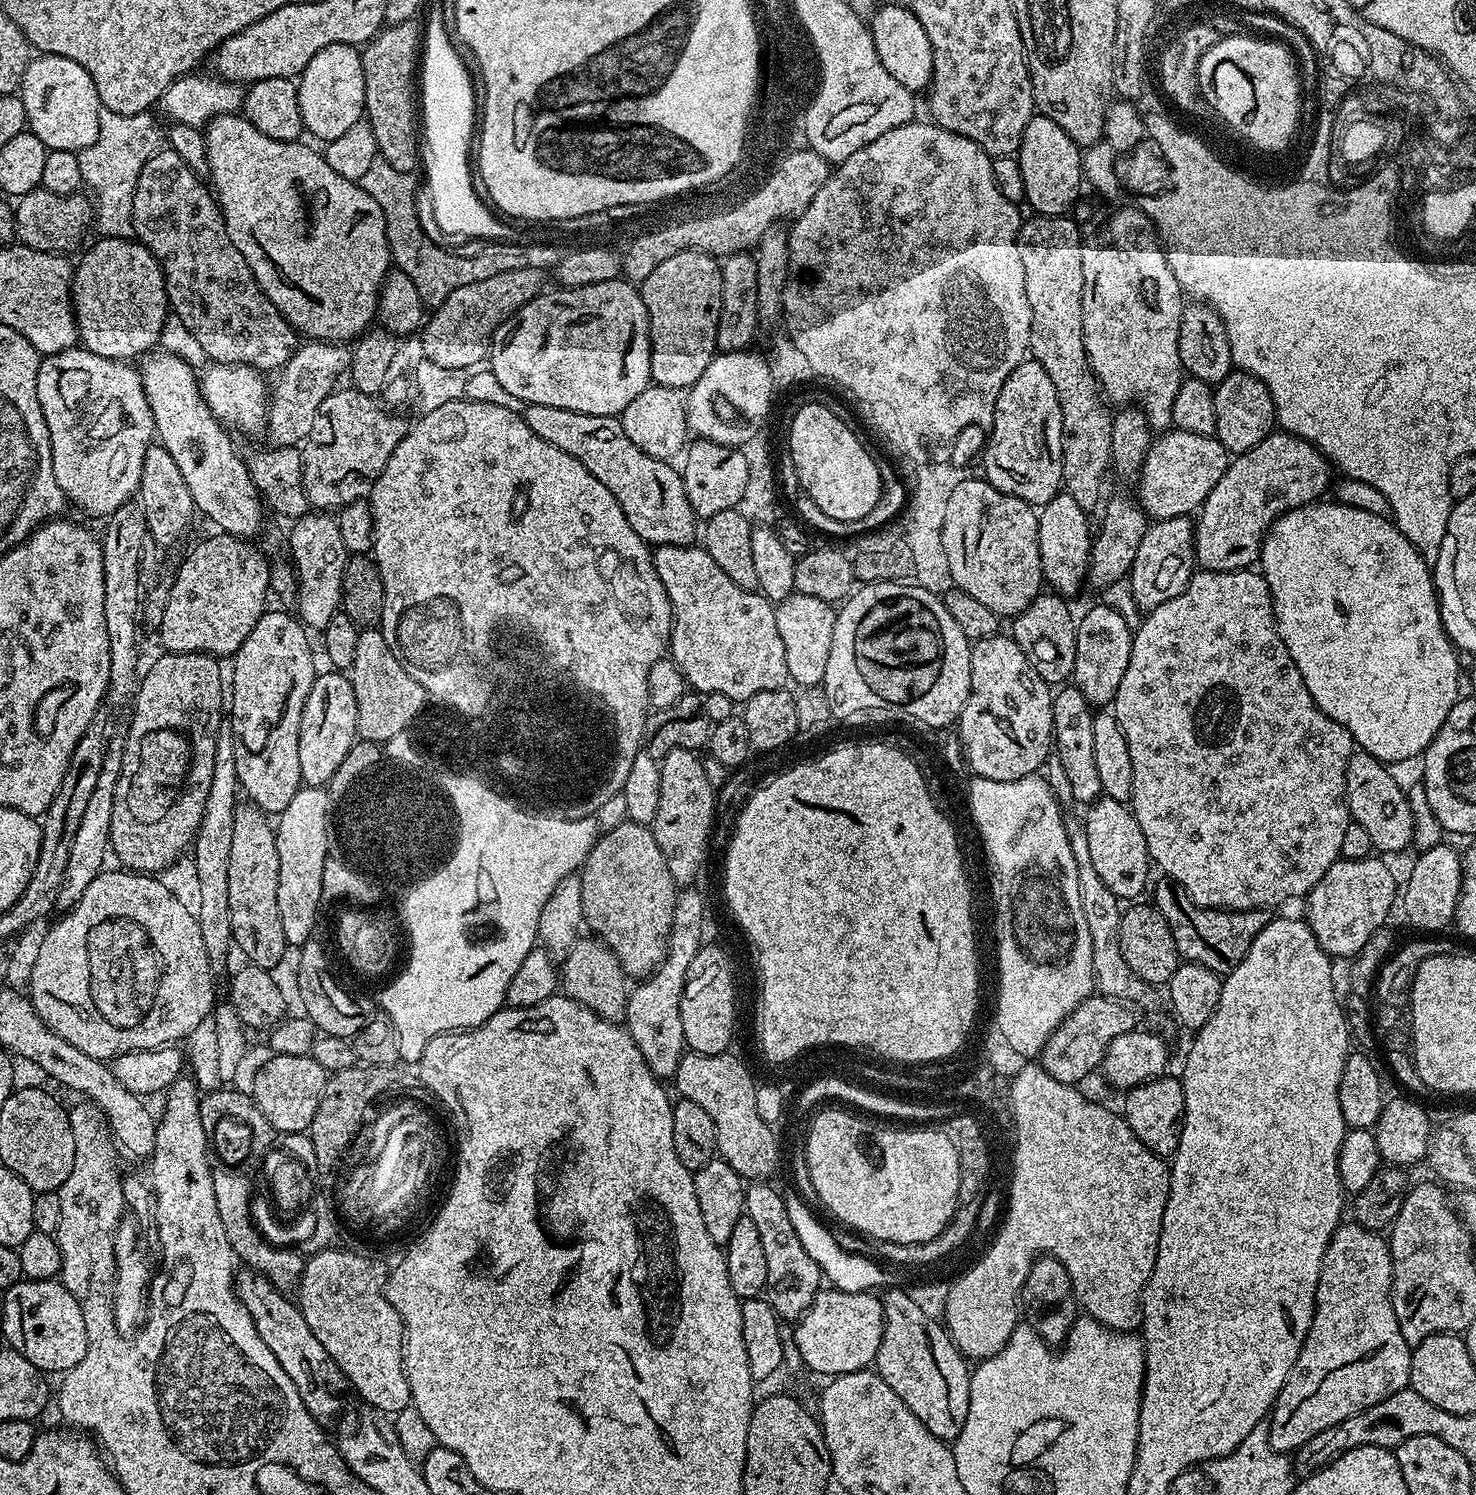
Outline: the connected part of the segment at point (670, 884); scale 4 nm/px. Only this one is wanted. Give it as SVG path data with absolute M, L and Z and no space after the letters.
M626 819L624 823L597 835L596 845L590 850L578 875L582 886L582 914L587 931L616 955L624 968L625 976L643 978L652 975L668 953L678 885L670 874L670 866L666 866L666 858L662 858L662 850L658 850L658 842L654 842L651 827Z

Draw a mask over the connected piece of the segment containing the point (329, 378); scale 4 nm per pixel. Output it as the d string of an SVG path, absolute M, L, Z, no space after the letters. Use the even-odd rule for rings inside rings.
M314 340L304 342L296 353L285 362L275 377L268 397L266 433L277 448L291 448L308 439L310 426L314 426L314 414L318 406L337 387L335 376L349 367L349 349L340 342ZM280 376L280 377L279 377Z

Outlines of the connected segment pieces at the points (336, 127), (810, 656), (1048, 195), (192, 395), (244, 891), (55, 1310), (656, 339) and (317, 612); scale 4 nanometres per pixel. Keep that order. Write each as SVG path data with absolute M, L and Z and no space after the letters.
M350 44L326 46L310 58L306 70L300 73L298 110L302 110L304 132L317 136L321 142L339 138L354 122L364 116L364 71L360 61L361 53Z
M794 591L792 595L775 605L778 634L782 634L782 646L786 646L786 670L788 679L800 688L823 685L826 674L826 658L830 658L830 642L834 638L834 622L837 609L822 598L810 598L810 594Z
M1033 114L1022 134L1018 159L1022 166L1022 182L1026 182L1024 199L1033 213L1062 216L1077 203L1076 195L1082 184L1082 148L1058 126L1058 122Z
M151 350L139 357L138 371L146 402L150 402L154 414L156 436L186 481L195 511L213 520L221 533L241 538L259 537L266 519L260 491L250 478L247 463L236 453L233 433L216 419L204 401L197 369L173 352Z
M251 802L241 803L234 814L234 839L230 846L230 926L235 947L240 947L257 968L275 969L284 951L289 951L278 914L276 829L269 813Z
M59 1279L19 1280L2 1293L2 1300L4 1300L4 1336L8 1339L7 1347L22 1354L22 1358L26 1358L26 1362L33 1364L39 1372L63 1374L78 1366L82 1358L86 1358L88 1339L82 1306L78 1306L78 1298L74 1298L74 1294L70 1294L70 1290L66 1290L66 1286L61 1284Z
M683 252L666 258L642 285L648 311L648 333L652 339L650 370L652 384L687 390L717 355L716 331L722 310L723 278L704 261L703 252Z
M310 510L291 525L289 542L296 568L295 611L309 629L322 630L326 622L330 622L330 618L341 611L343 572L350 557L348 548L342 542L340 521L327 511Z

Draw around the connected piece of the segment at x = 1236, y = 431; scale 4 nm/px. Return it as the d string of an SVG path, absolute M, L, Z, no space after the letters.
M1233 370L1221 384L1215 385L1214 418L1216 419L1216 439L1229 454L1239 454L1258 446L1277 427L1276 407L1270 398L1270 390L1249 372Z

